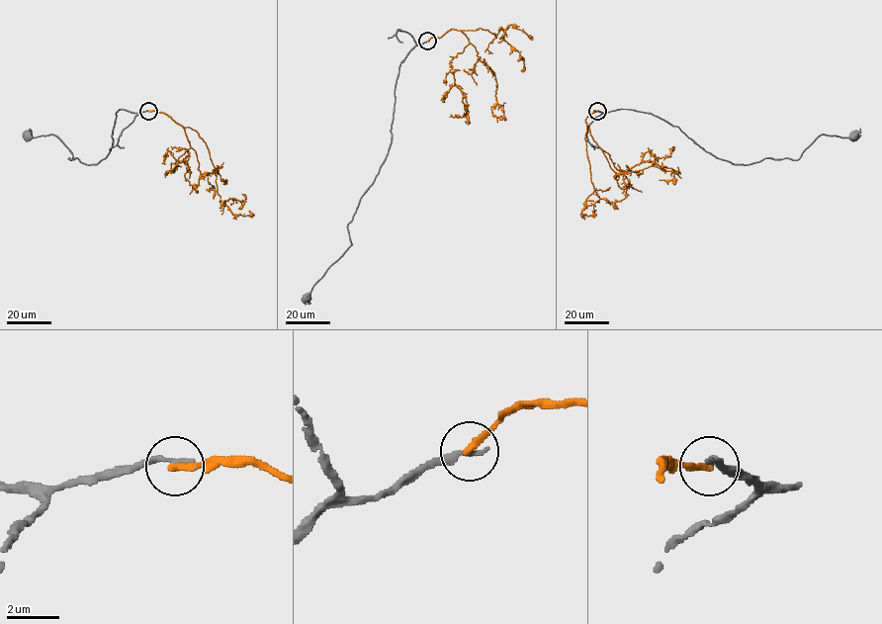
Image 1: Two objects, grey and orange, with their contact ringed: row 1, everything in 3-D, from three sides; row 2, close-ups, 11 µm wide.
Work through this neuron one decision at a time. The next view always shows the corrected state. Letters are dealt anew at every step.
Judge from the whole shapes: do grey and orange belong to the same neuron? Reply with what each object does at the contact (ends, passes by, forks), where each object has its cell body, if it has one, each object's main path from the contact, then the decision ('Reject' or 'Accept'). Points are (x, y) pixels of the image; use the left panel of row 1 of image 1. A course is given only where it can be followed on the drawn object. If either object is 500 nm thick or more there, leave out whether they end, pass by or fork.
At the ring grey ends. At the ring orange ends. Soma of grey: (28, 135). Soma of orange: none. Course of grey: (148, 111), (116, 113), (112, 146), (97, 164), (69, 159), (69, 149), (54, 134), (27, 135). Course of orange: (148, 111), (165, 113), (198, 133), (223, 204), (229, 199), (243, 204), (242, 194). Reject

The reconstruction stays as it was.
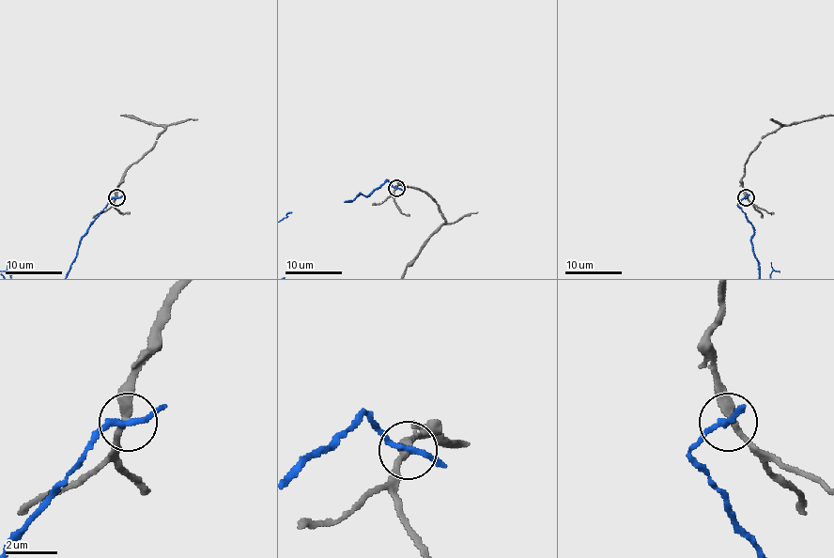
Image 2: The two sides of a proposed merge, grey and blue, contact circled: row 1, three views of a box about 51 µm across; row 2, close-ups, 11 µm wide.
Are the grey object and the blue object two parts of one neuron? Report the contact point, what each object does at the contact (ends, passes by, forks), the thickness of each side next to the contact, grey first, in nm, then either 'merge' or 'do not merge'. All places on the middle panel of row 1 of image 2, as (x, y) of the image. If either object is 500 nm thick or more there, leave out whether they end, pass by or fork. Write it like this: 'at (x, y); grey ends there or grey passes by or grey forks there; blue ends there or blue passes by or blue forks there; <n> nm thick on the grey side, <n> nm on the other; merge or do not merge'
at (396, 188); grey passes by; blue passes by; 320 nm thick on the grey side, 200 nm on the other; do not merge

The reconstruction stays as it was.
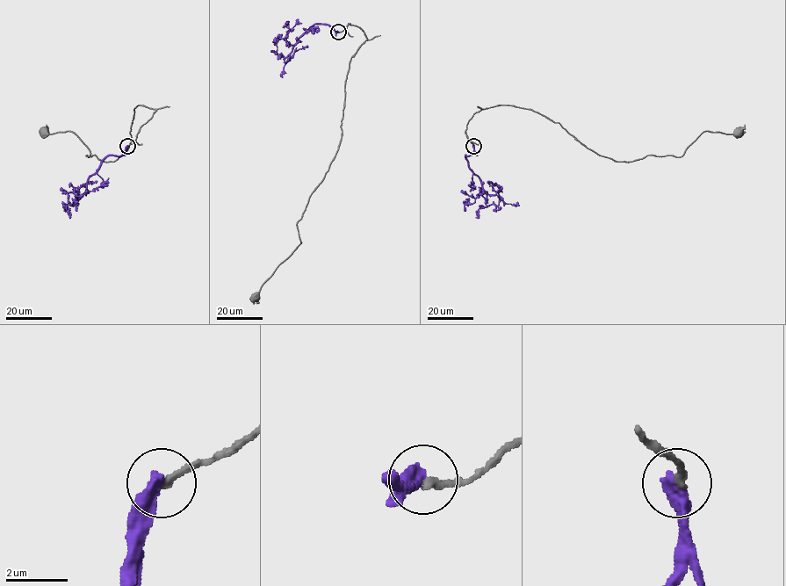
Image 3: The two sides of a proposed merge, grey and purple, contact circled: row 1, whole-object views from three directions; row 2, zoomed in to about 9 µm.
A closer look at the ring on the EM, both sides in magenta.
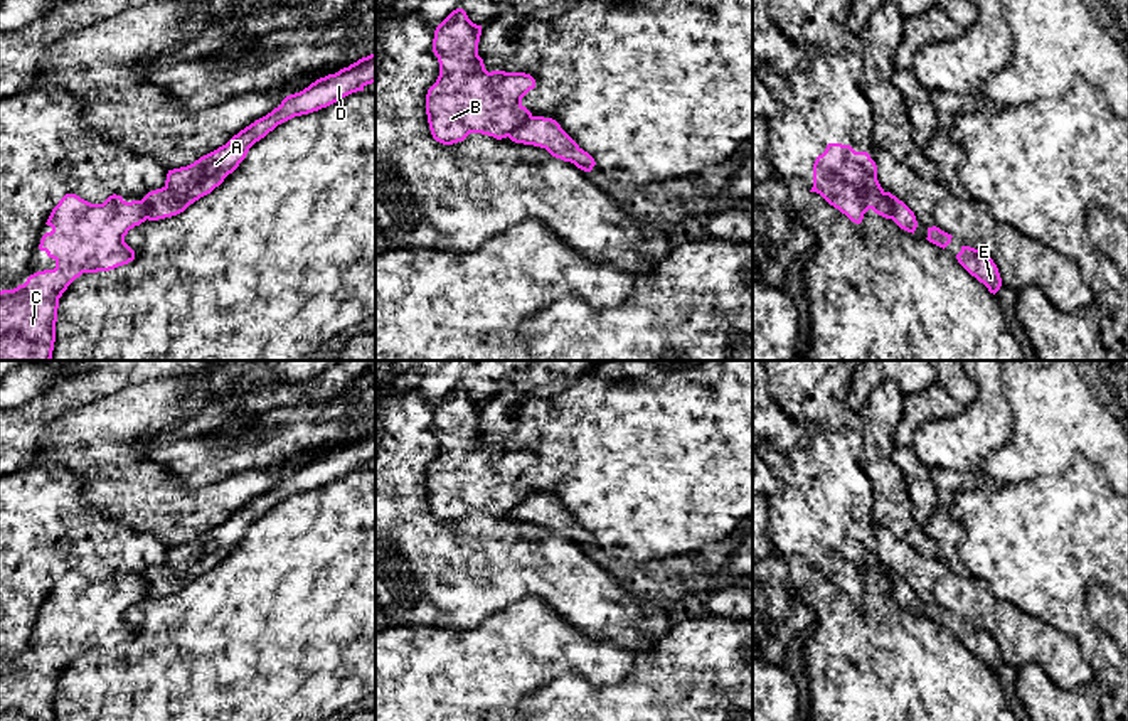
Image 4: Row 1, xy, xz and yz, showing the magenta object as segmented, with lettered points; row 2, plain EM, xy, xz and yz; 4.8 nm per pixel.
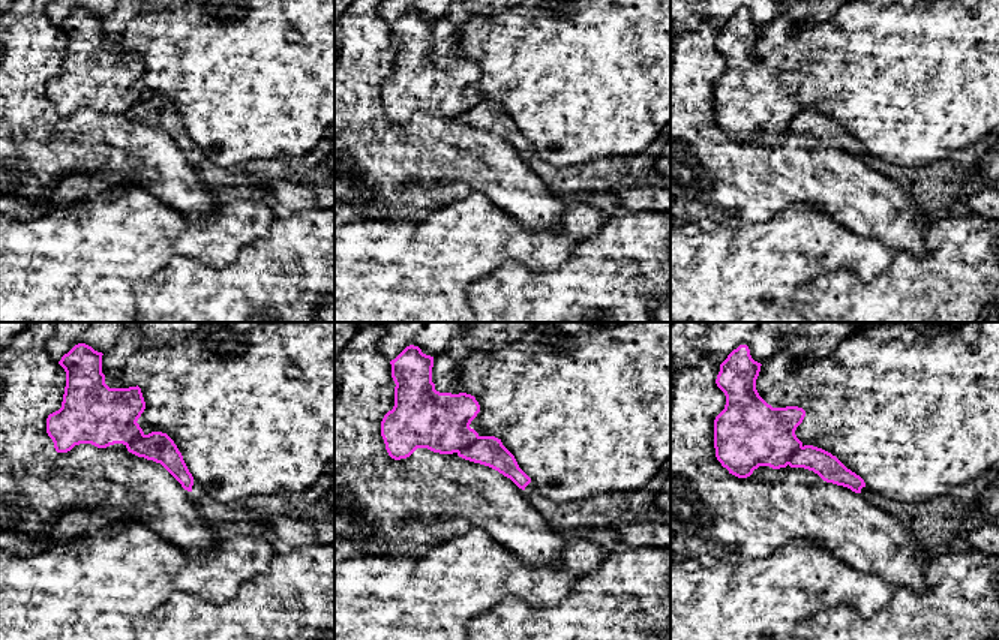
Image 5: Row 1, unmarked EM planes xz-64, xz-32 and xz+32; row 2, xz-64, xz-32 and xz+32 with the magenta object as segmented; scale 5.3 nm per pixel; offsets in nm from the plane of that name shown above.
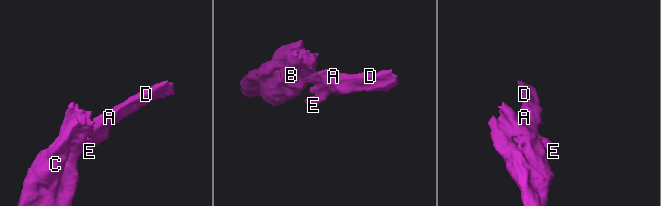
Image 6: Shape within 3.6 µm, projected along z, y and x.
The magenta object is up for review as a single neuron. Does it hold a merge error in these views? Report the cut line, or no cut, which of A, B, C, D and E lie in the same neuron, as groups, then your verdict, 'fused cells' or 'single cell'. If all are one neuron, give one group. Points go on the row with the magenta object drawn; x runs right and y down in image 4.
cut in yz along (884, 192), (891, 208), (891, 218); A D E / B C; fused cells

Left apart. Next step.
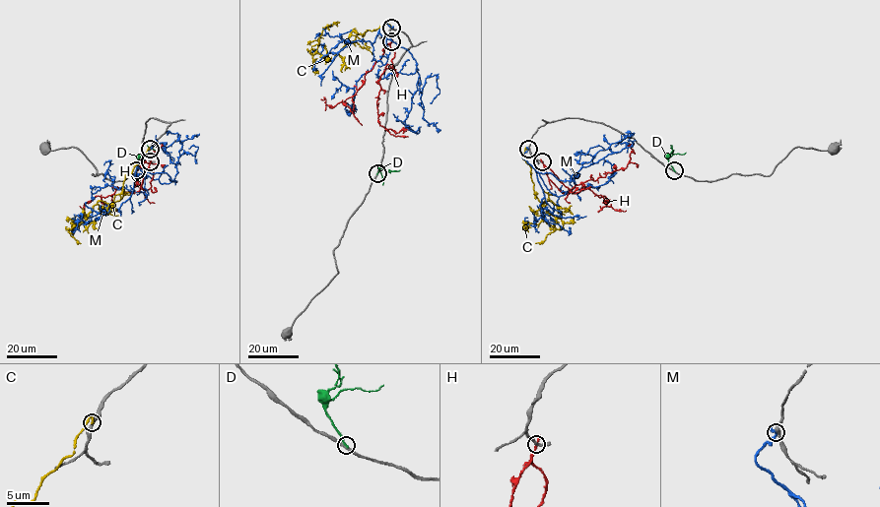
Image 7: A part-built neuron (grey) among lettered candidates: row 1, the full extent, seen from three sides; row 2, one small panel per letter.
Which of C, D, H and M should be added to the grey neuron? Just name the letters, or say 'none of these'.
C

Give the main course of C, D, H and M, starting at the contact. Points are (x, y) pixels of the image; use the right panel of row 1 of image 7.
C: (527, 150), (522, 158), (531, 167), (535, 194), (562, 213), (553, 225), (541, 221), (524, 222), (522, 228)
D: (674, 170), (668, 158), (671, 153)
H: (542, 161), (571, 190), (576, 185), (624, 168), (634, 151), (630, 148)
M: (528, 149), (522, 157), (538, 172), (571, 180), (582, 167), (632, 146), (629, 139), (634, 133), (625, 132)

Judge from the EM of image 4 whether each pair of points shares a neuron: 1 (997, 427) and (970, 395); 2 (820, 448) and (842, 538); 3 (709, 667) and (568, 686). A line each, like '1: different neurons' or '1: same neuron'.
1: different neurons
2: same neuron
3: same neuron

